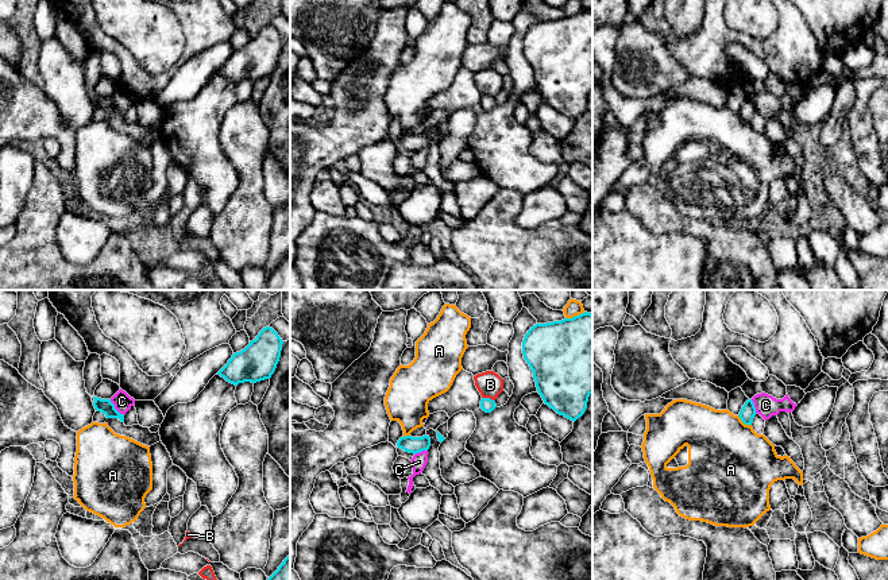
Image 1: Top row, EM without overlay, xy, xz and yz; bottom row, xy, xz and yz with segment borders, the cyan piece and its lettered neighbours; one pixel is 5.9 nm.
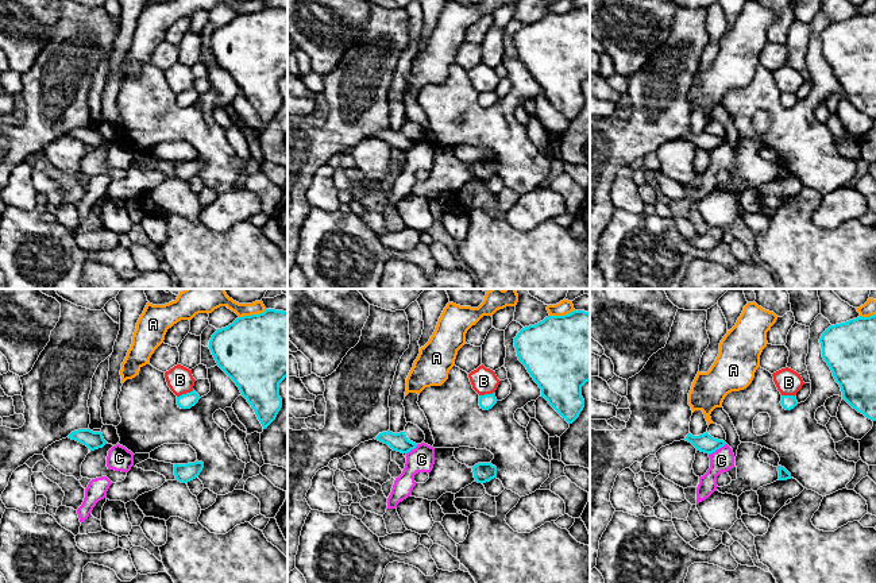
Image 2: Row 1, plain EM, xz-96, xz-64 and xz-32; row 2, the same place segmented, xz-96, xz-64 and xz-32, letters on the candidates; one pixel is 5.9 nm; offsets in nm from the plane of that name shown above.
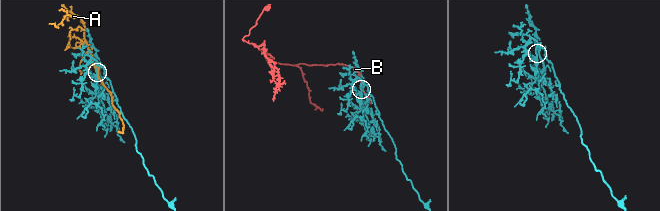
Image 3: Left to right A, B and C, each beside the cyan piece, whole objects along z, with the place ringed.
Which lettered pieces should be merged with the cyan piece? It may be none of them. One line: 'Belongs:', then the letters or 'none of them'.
Belongs: none of them

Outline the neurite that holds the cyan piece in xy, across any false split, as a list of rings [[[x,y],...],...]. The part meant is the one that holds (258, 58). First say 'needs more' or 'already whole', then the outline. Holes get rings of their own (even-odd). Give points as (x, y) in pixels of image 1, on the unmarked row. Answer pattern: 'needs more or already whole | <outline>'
already whole | [[[266,24],[244,47],[233,51],[217,73],[235,84],[270,77],[279,59],[282,42],[278,31]]]

